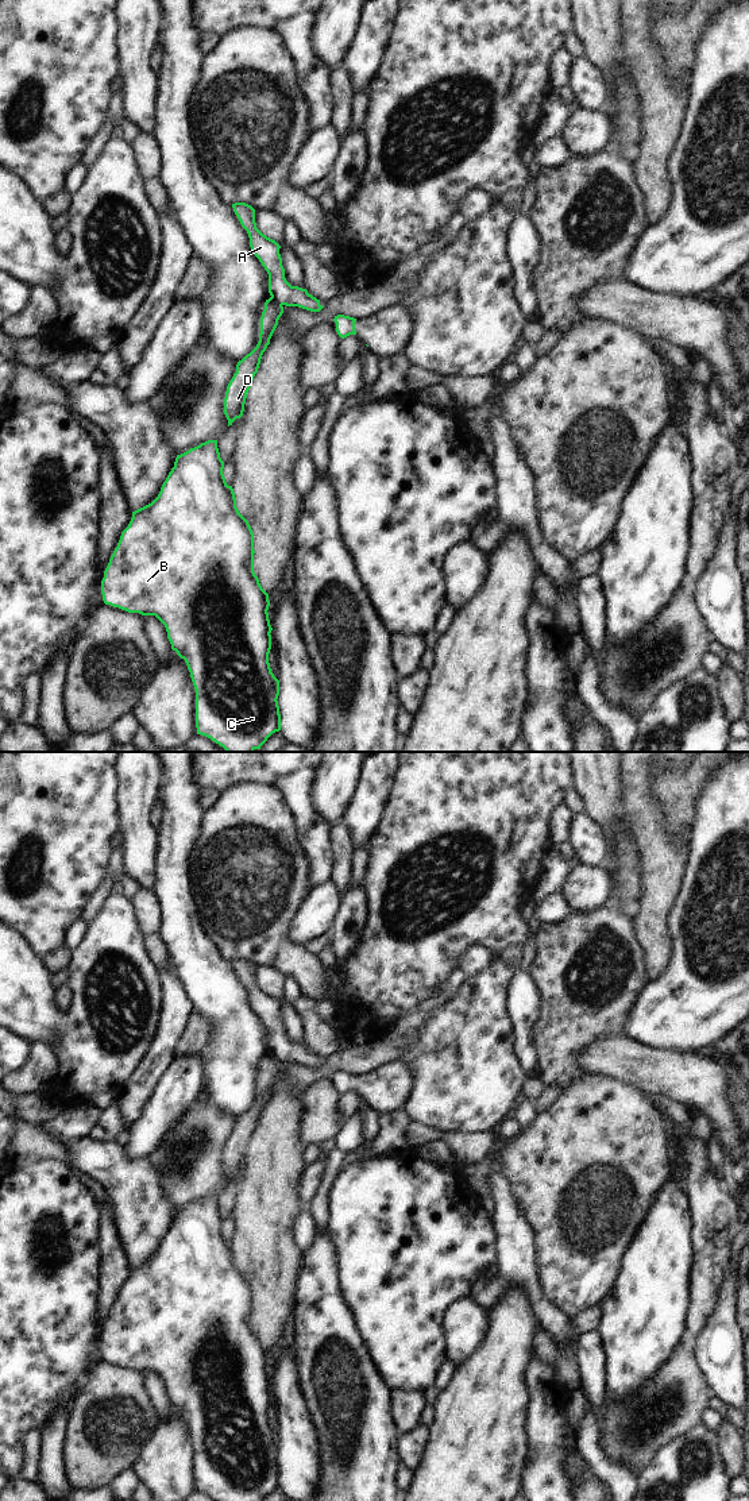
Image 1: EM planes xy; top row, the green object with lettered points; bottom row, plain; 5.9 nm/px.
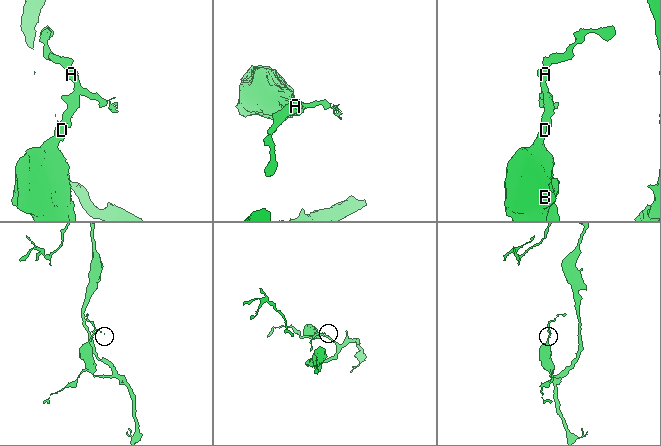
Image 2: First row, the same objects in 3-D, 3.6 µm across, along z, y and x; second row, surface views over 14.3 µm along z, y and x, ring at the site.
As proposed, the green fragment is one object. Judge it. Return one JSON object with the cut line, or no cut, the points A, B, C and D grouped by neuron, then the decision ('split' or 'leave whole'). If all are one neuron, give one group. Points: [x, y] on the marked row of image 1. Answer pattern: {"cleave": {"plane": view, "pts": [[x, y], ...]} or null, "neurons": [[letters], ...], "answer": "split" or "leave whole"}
{"cleave": {"plane": "xy", "pts": [[271, 296], [281, 305]]}, "neurons": [["A"], ["B", "C", "D"]], "answer": "split"}

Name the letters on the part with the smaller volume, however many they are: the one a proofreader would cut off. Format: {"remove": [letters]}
{"remove": ["A"]}

